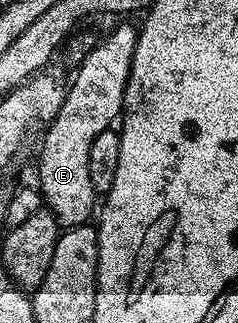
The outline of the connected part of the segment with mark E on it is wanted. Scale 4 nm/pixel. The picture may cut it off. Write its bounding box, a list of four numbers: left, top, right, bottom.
[37,24,138,226]

